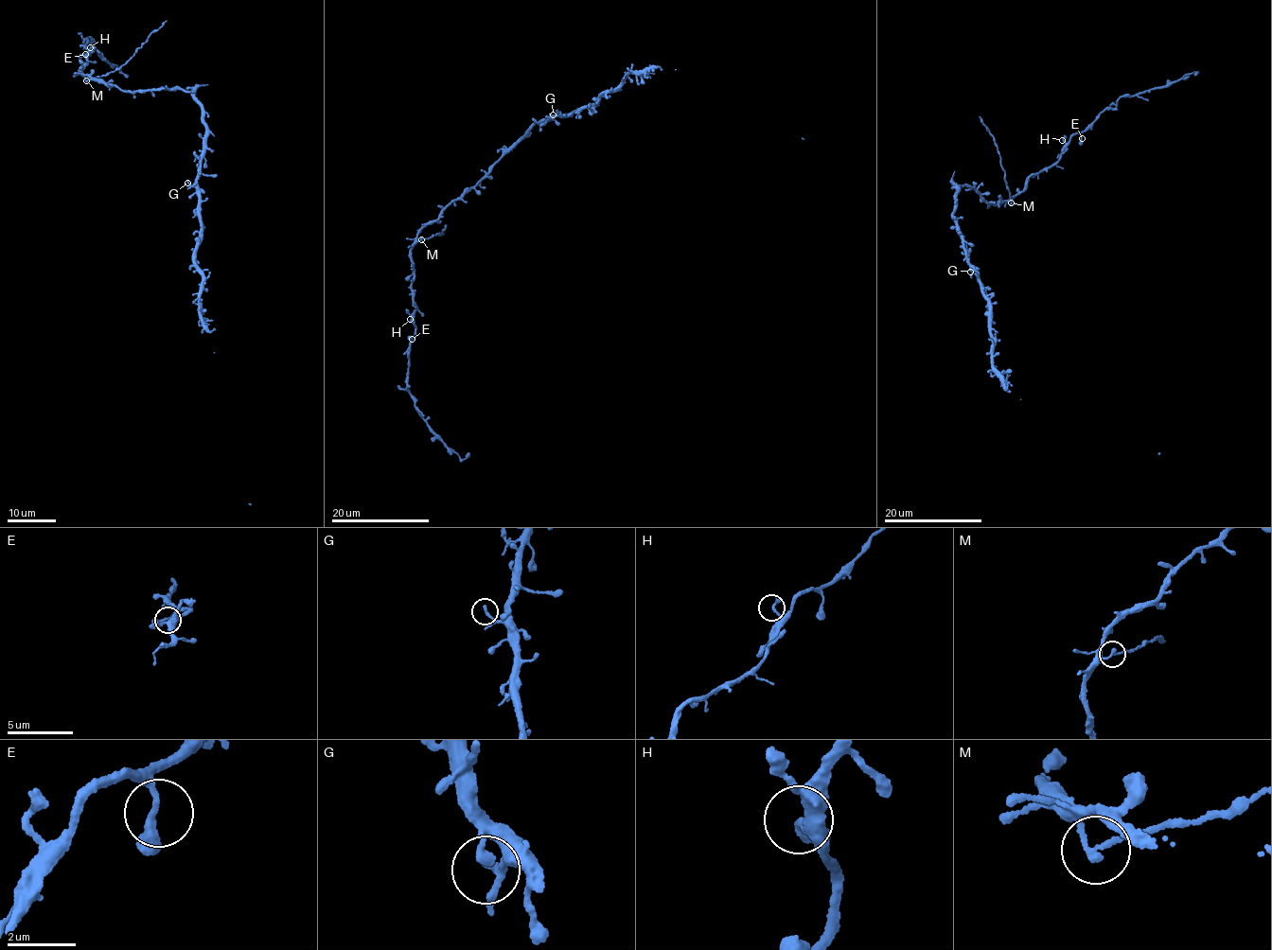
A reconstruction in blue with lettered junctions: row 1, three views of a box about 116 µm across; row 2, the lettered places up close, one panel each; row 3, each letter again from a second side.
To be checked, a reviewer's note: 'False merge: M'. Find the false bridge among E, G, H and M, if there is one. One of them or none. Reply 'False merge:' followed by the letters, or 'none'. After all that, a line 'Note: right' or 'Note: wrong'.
False merge: M
Note: right

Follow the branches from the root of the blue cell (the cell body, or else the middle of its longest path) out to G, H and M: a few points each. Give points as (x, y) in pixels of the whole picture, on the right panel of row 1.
G: (955, 200), (953, 219), (970, 272)
H: (955, 200), (957, 187), (966, 185), (987, 205), (1002, 203), (1024, 188), (1033, 174), (1055, 164), (1062, 140)
M: (955, 200), (957, 187), (966, 185), (980, 193), (987, 205), (1009, 201), (1011, 202)

